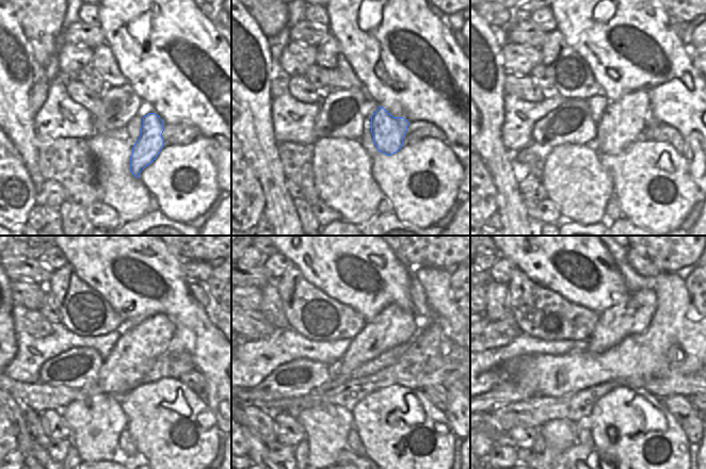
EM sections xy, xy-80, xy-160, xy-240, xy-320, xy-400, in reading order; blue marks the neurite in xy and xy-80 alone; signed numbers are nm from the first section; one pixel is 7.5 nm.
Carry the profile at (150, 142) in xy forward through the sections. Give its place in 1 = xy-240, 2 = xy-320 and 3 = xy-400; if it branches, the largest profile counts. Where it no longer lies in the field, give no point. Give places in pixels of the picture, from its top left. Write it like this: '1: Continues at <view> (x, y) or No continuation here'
1: Continues at xy-240 (133, 355)
2: Continues at xy-320 (392, 326)
3: Continues at xy-400 (632, 316)

